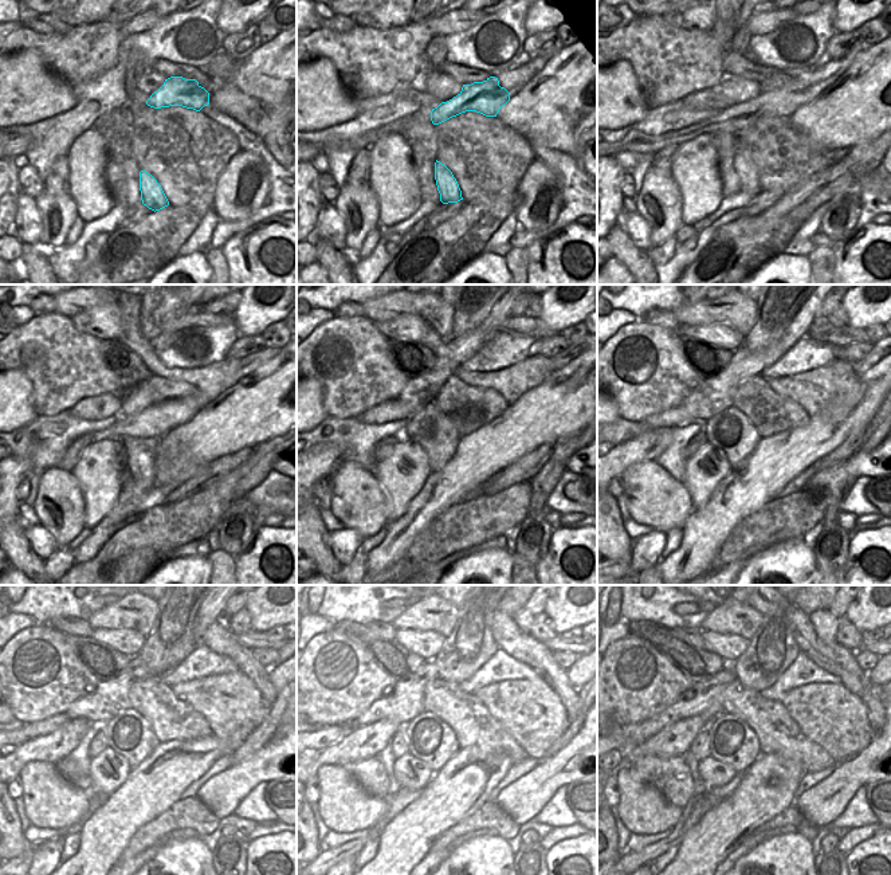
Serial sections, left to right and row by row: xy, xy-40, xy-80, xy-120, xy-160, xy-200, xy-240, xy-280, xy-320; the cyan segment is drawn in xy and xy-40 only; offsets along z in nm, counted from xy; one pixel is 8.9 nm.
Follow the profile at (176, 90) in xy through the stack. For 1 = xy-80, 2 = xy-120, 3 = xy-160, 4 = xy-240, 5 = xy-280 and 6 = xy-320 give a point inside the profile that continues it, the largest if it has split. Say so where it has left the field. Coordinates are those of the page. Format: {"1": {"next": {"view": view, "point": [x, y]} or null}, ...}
{"1": {"next": {"view": "xy-80", "point": [784, 101]}}, "2": {"next": {"view": "xy-120", "point": [138, 434]}}, "3": {"next": {"view": "xy-160", "point": [432, 430]}}, "4": {"next": {"view": "xy-240", "point": [129, 734]}}, "5": {"next": {"view": "xy-280", "point": [430, 738]}}, "6": {"next": {"view": "xy-320", "point": [731, 741]}}}

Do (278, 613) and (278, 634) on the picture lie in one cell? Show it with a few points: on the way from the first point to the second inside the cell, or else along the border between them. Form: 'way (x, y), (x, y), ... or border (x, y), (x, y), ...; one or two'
border (282, 626), (274, 626), (266, 632); two

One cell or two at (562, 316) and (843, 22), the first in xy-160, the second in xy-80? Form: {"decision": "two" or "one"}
{"decision": "one"}

